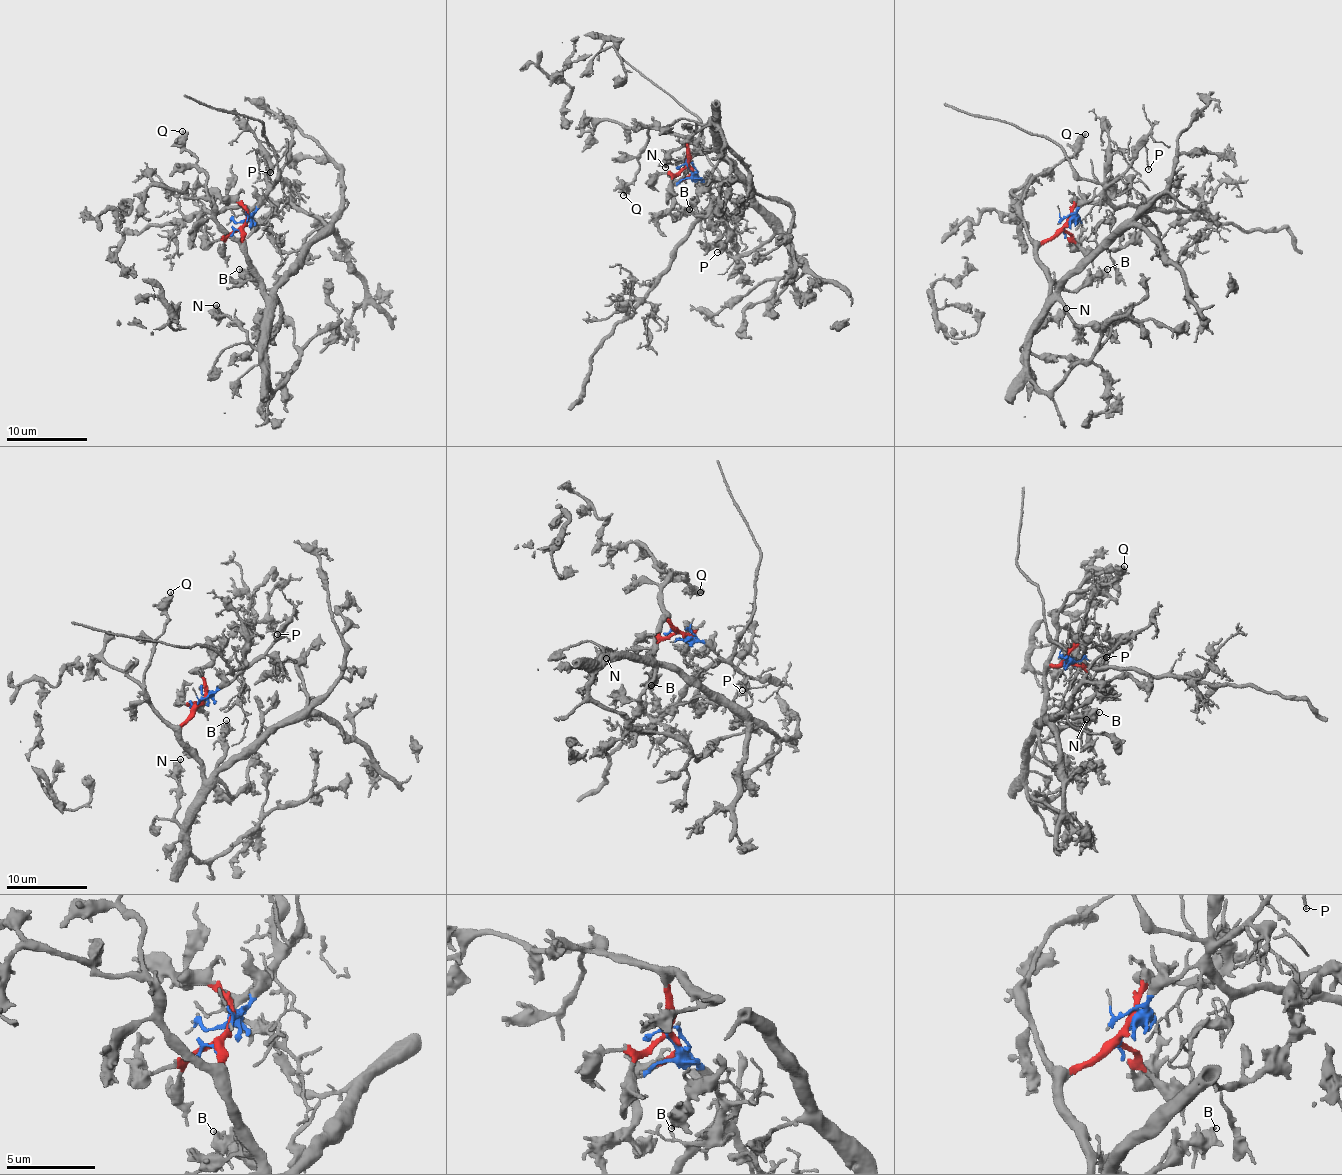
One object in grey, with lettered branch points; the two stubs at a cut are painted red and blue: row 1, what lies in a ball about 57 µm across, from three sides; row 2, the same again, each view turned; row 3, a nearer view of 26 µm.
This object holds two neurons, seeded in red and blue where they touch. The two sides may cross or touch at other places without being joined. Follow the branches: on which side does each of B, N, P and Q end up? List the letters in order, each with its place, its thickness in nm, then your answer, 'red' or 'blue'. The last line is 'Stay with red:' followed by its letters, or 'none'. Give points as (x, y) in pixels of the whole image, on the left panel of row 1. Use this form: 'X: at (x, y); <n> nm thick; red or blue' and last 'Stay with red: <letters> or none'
B: at (239, 269); 360 nm thick; red
N: at (216, 305); 480 nm thick; red
P: at (270, 172); 120 nm thick; blue
Q: at (182, 131); 400 nm thick; red
Stay with red: B, N, Q

